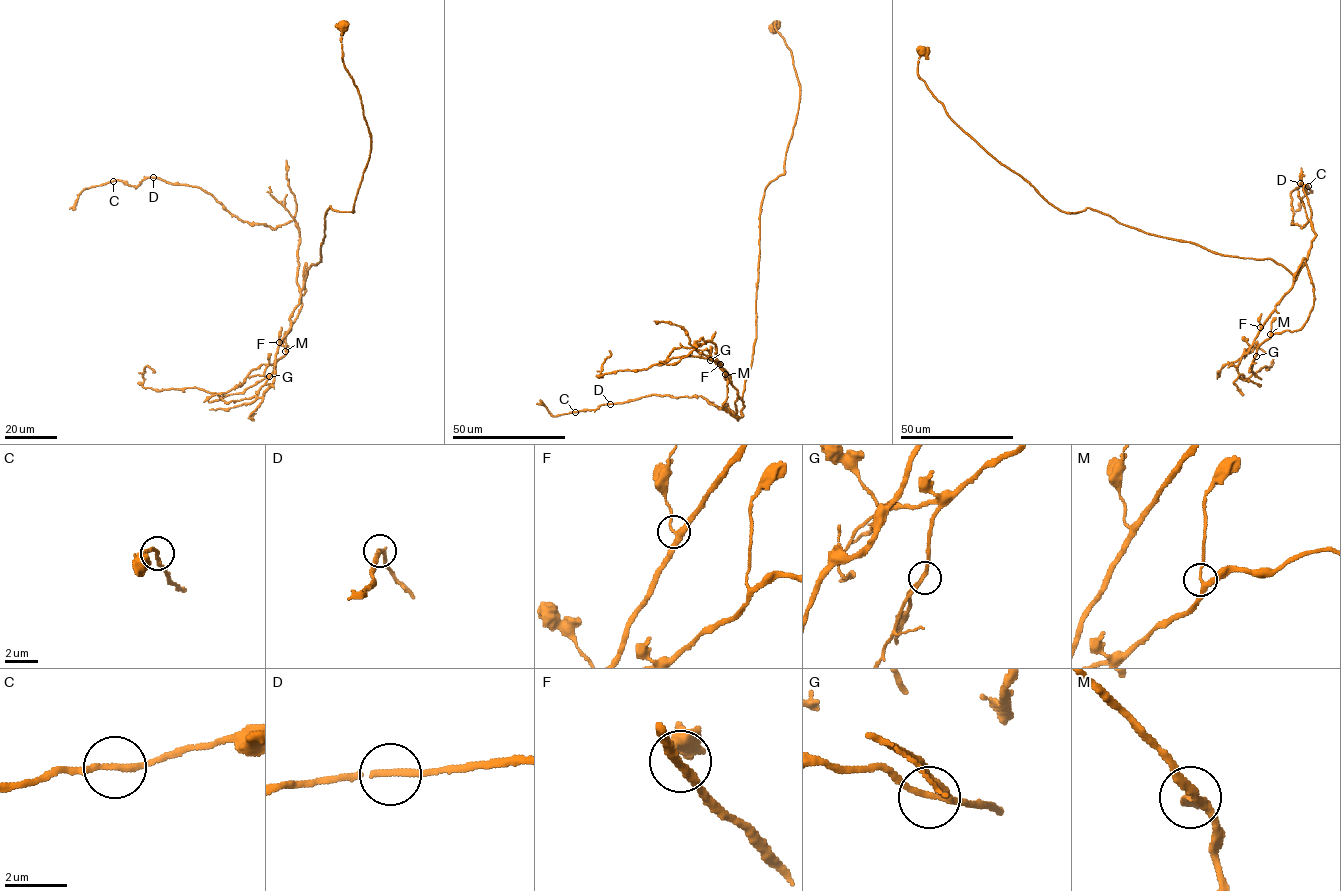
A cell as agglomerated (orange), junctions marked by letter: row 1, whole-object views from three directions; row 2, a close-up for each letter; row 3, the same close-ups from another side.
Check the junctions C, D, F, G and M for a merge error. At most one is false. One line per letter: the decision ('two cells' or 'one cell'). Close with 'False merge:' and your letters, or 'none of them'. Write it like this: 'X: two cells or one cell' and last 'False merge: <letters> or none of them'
C: one cell
D: one cell
F: one cell
G: one cell
M: one cell
False merge: none of them

